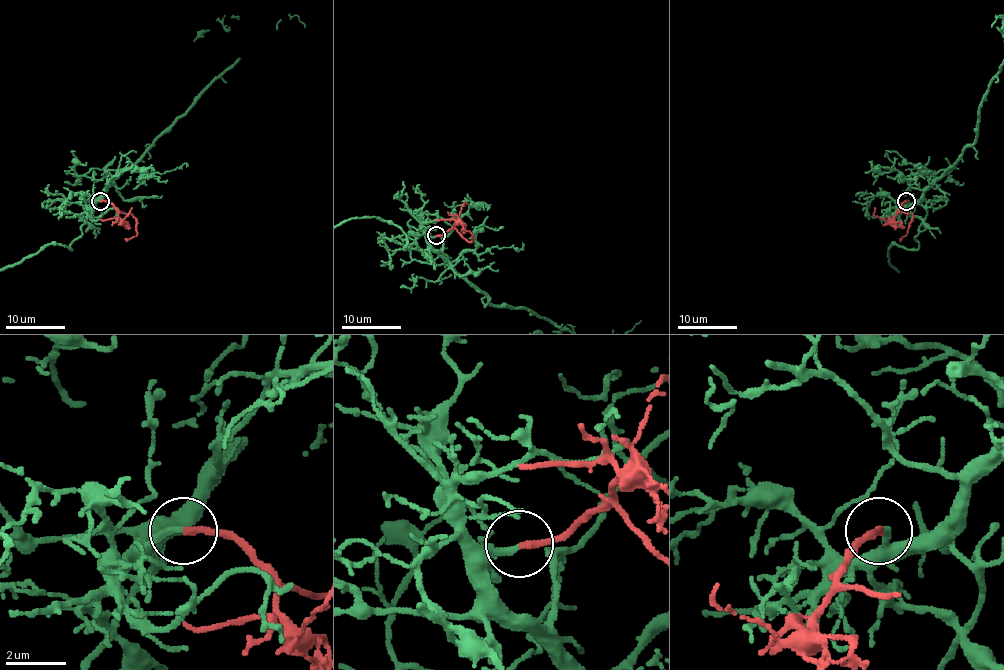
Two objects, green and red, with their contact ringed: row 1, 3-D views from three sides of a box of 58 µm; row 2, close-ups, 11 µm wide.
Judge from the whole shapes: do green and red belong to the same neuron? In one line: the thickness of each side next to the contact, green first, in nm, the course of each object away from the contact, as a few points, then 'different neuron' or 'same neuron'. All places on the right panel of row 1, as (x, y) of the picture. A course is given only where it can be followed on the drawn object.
calibres 240 and 220 nm; course red (907, 200), (899, 211), (911, 214), (913, 218), (907, 234), (899, 240); same neuron

